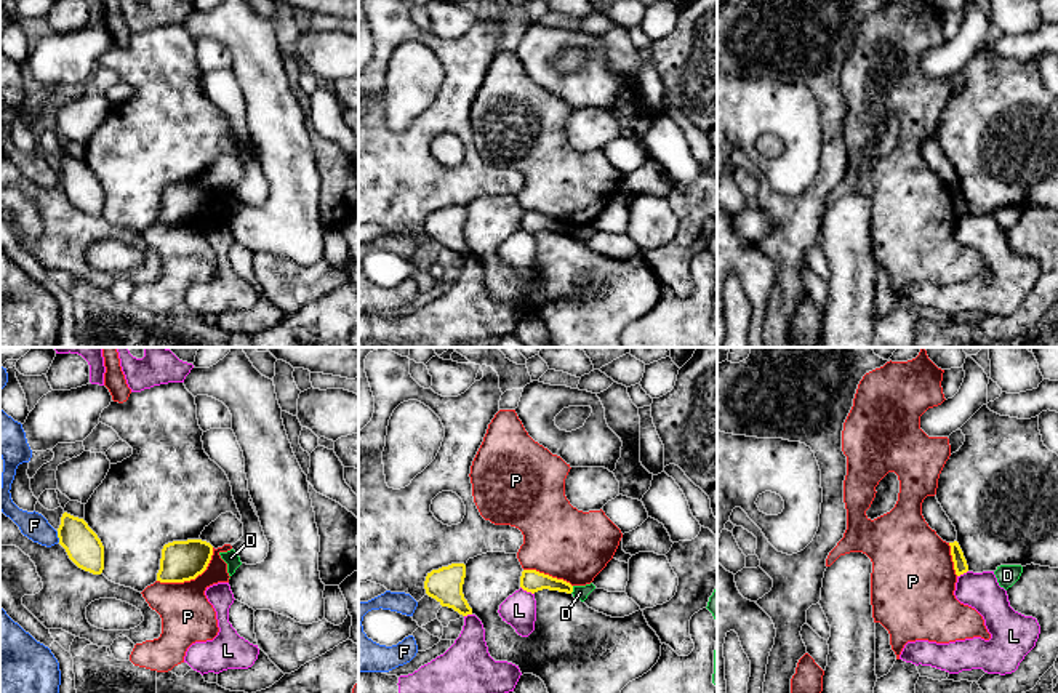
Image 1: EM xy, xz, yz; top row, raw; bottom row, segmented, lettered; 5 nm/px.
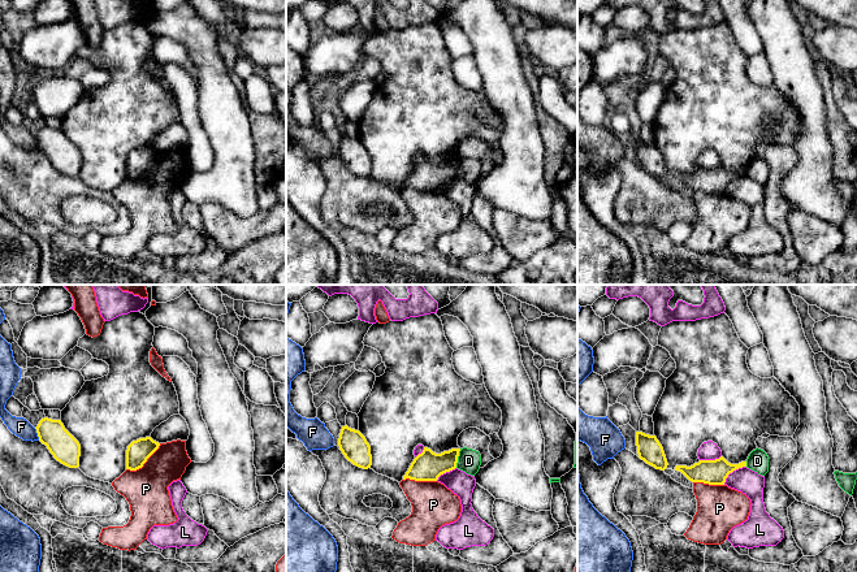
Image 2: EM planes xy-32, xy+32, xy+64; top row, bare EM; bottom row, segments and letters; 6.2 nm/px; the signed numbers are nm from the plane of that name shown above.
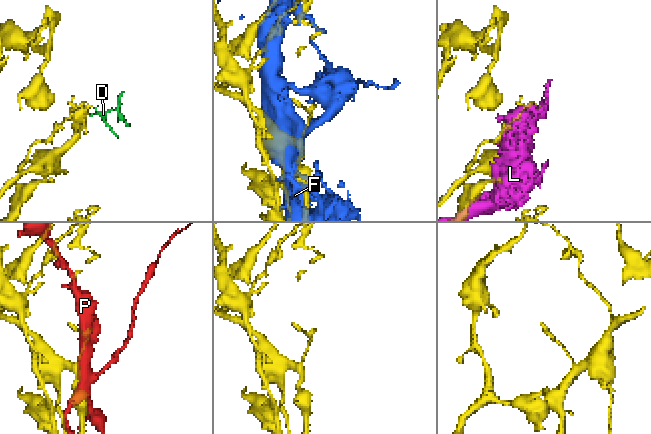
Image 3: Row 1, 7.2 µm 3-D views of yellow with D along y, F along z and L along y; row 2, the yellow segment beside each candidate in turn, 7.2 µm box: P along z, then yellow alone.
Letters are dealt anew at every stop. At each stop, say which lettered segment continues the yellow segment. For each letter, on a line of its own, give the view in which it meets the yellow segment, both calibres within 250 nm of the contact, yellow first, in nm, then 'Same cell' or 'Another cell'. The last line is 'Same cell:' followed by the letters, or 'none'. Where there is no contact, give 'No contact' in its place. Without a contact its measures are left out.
D: Touches yellow in xz. Thickness 110 nm (yellow) against 70 nm. Another cell
F: Touches yellow in xy. Thickness 180 nm (yellow) against 140 nm. Another cell
L: Touches yellow in xz. Thickness 110 nm (yellow) against 170 nm. Another cell
P: Touches yellow in xy. Thickness 200 nm (yellow) against 260 nm. Another cell
Same cell: none

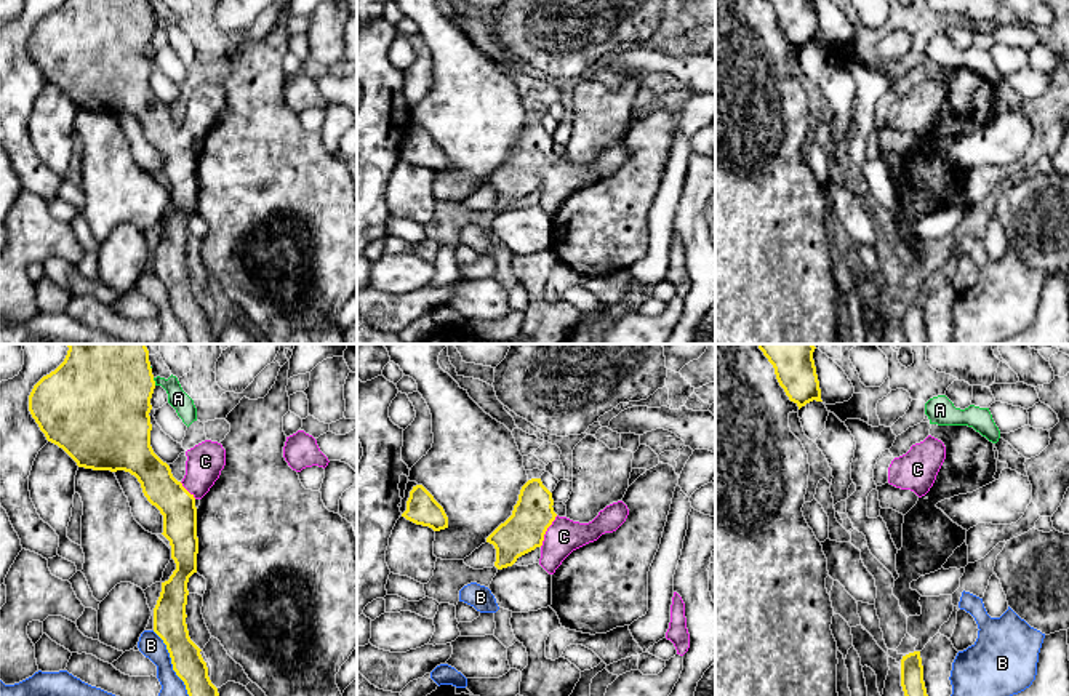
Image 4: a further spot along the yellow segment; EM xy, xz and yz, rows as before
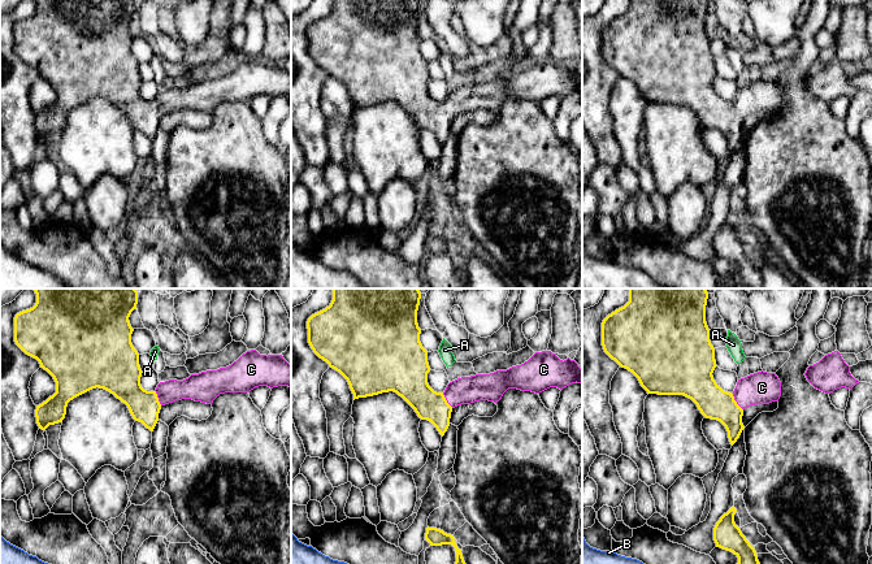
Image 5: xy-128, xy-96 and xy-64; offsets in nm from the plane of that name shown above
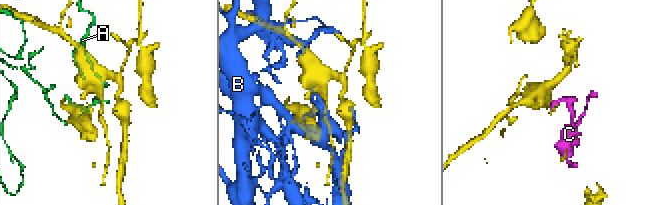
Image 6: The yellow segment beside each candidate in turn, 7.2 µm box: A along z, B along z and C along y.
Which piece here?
A: Touches yellow in xy. Thickness 480 nm (yellow) against 100 nm. Another cell
B: Touches yellow in xy. Thickness 160 nm (yellow) against 120 nm. Another cell
C: Touches yellow in xz. Thickness 200 nm (yellow) against 170 nm. Same cell
Same cell: C

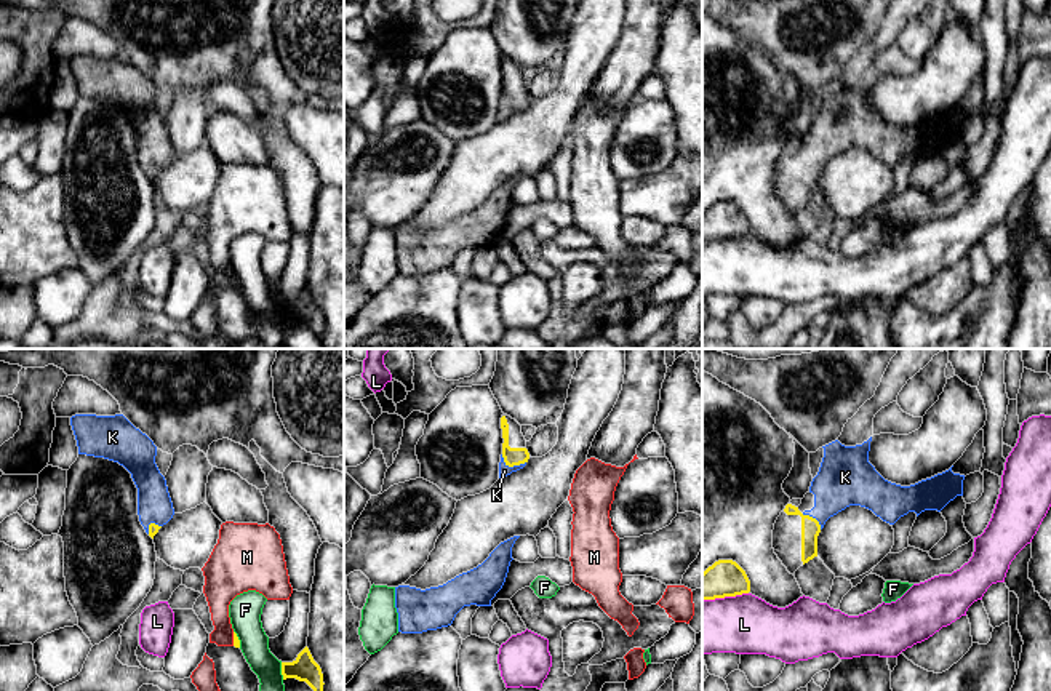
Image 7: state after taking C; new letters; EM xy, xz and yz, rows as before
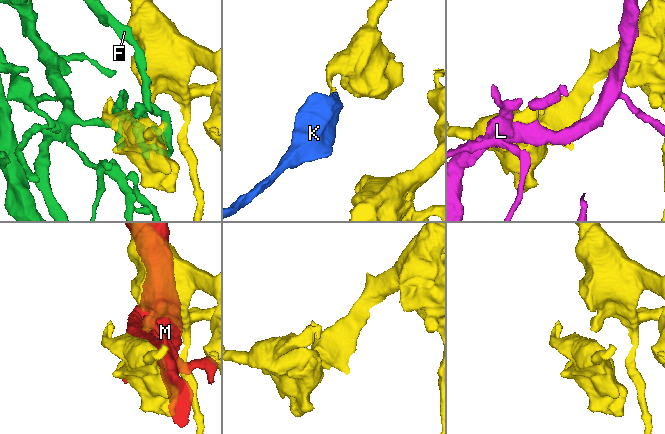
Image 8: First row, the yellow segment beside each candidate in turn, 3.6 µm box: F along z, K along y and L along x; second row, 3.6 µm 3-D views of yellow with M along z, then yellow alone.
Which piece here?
F: Touches yellow in xy. Thickness 130 nm (yellow) against 140 nm. Another cell
K: Touches yellow in xz. Thickness 100 nm (yellow) against 60 nm. Same cell
L: Touches yellow in yz. Thickness 190 nm (yellow) against 300 nm. Another cell
M: Touches yellow in xy. Thickness 30 nm (yellow) against 150 nm. Another cell
Same cell: K

